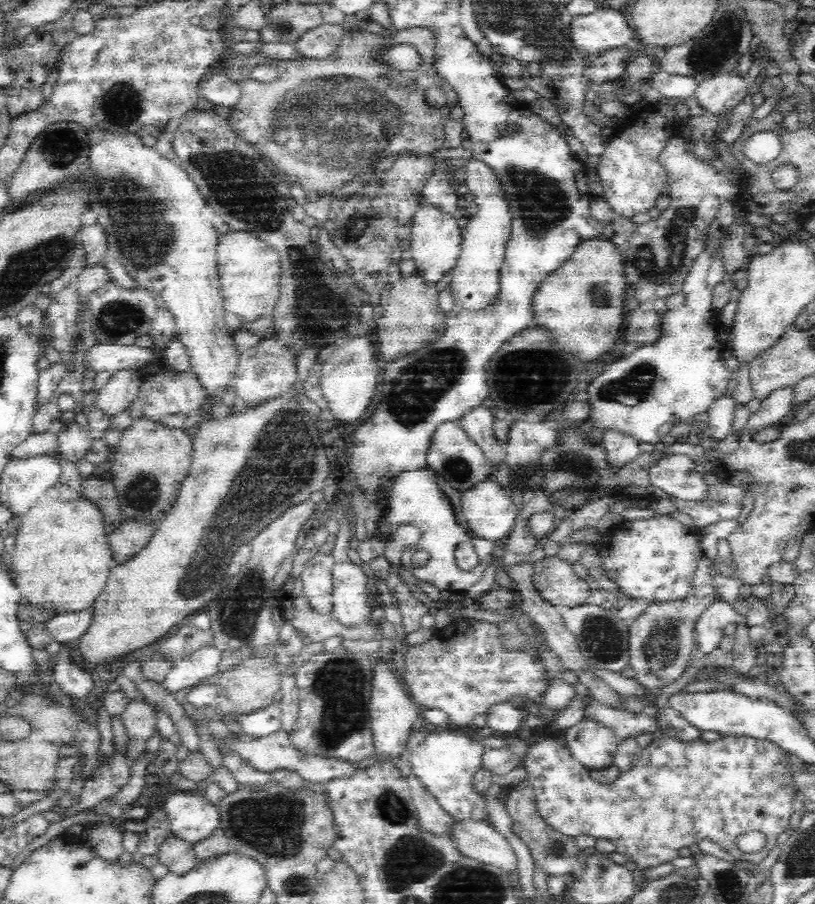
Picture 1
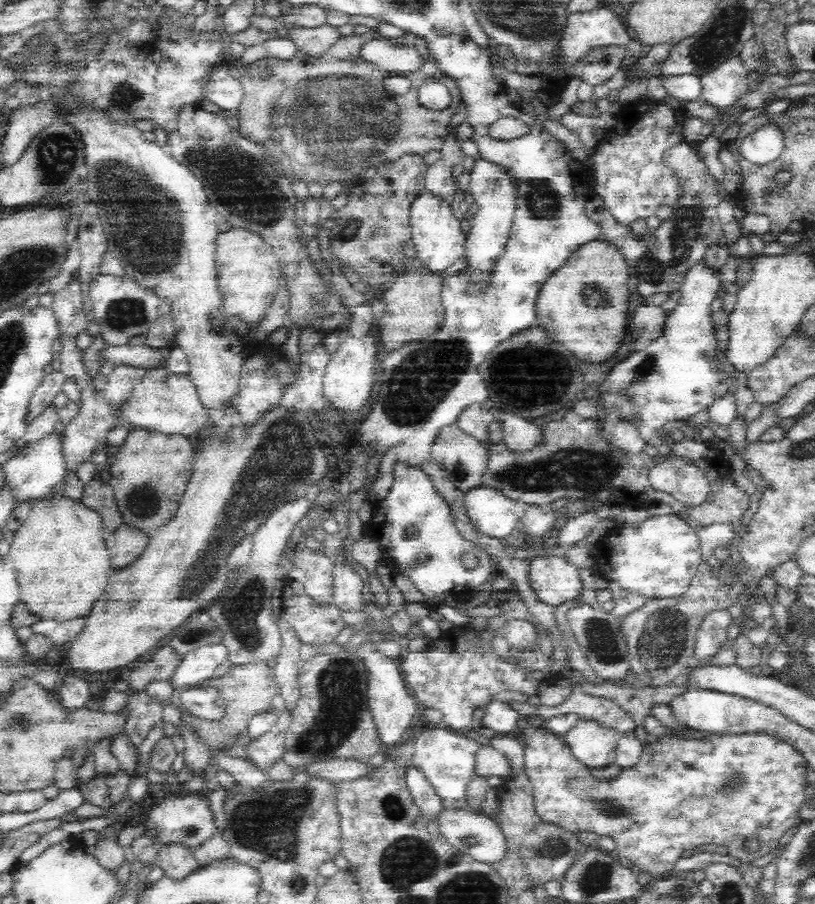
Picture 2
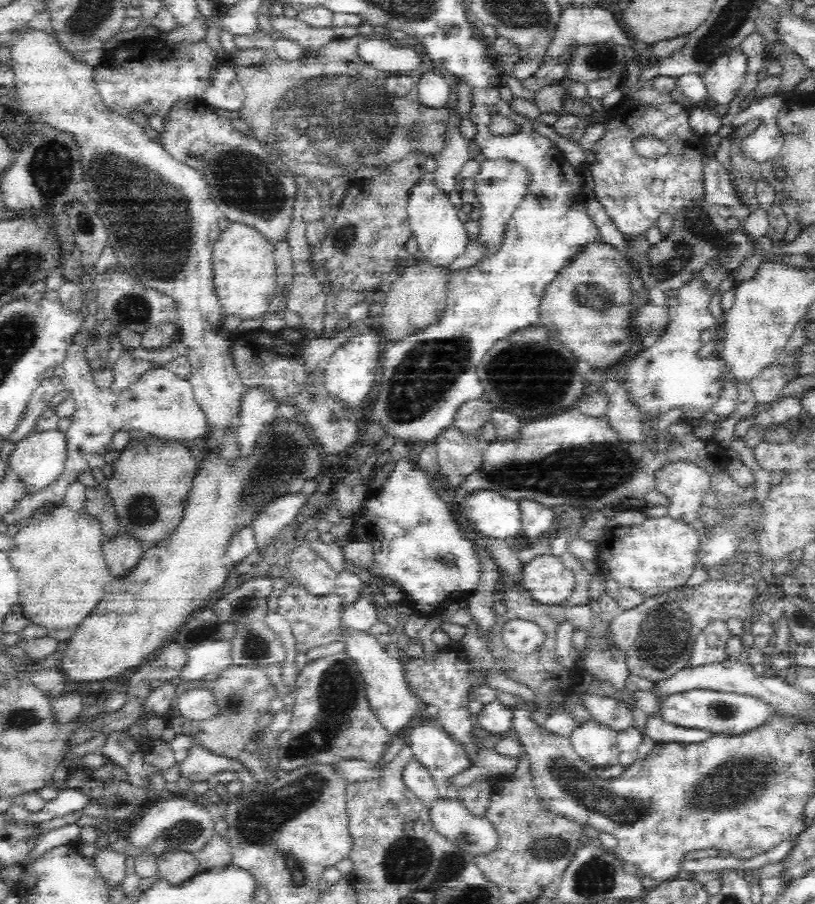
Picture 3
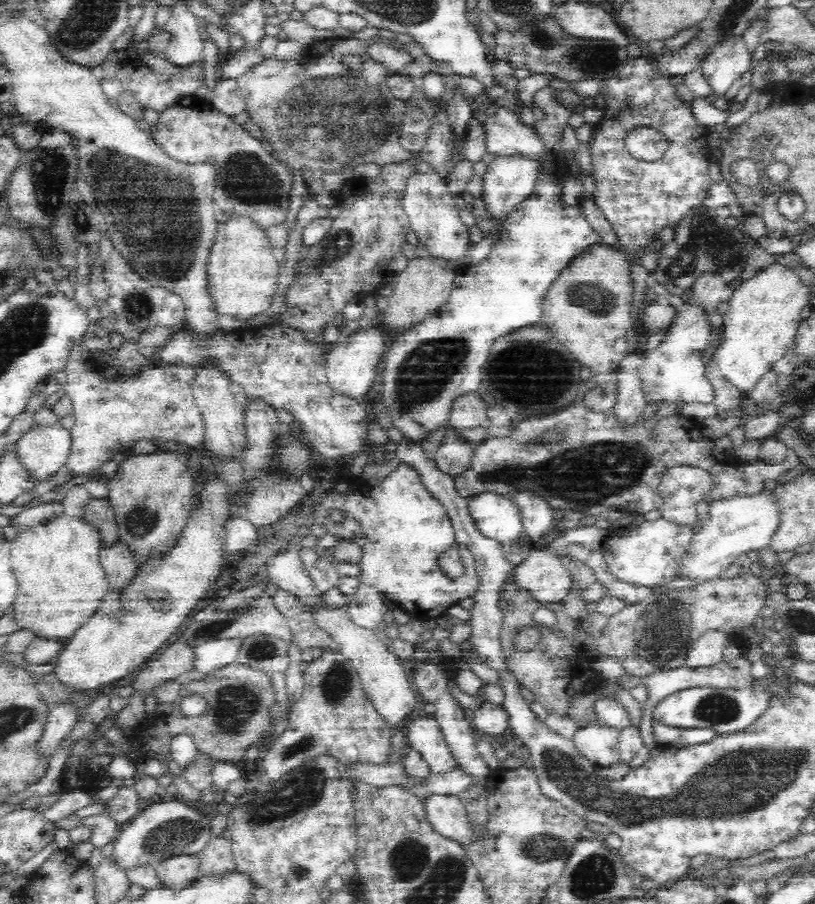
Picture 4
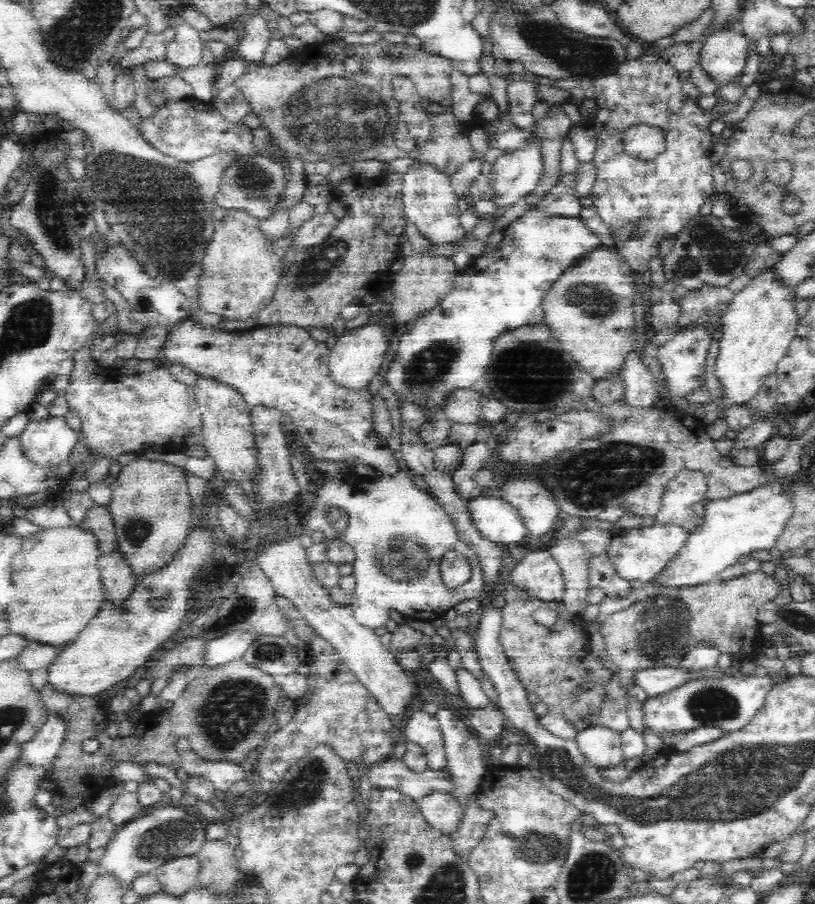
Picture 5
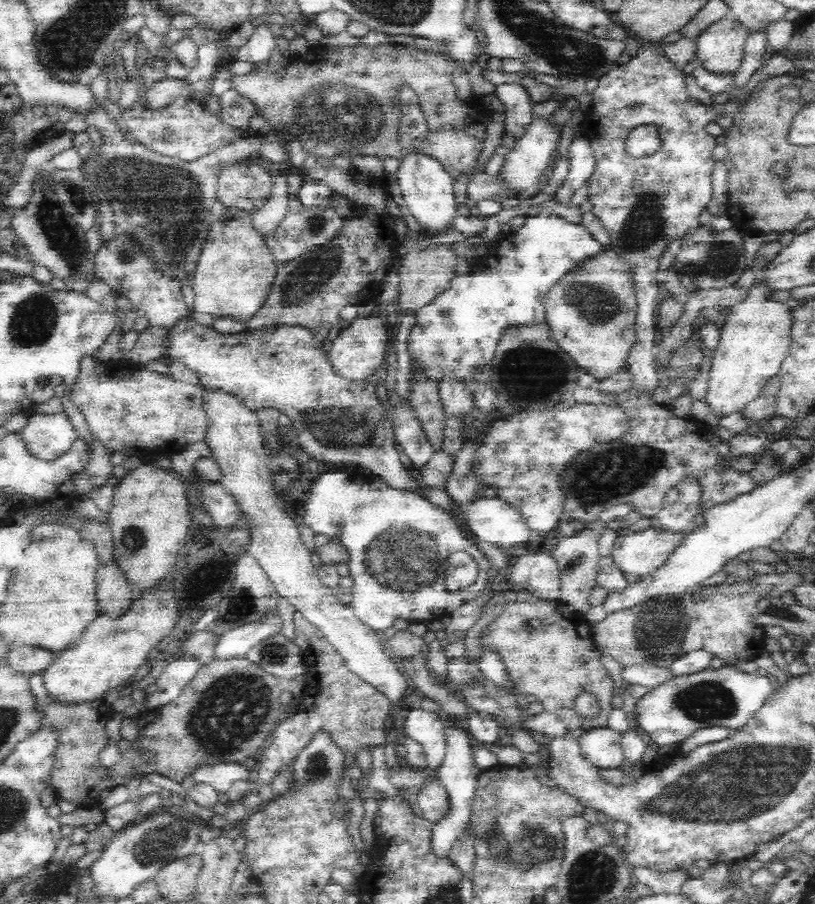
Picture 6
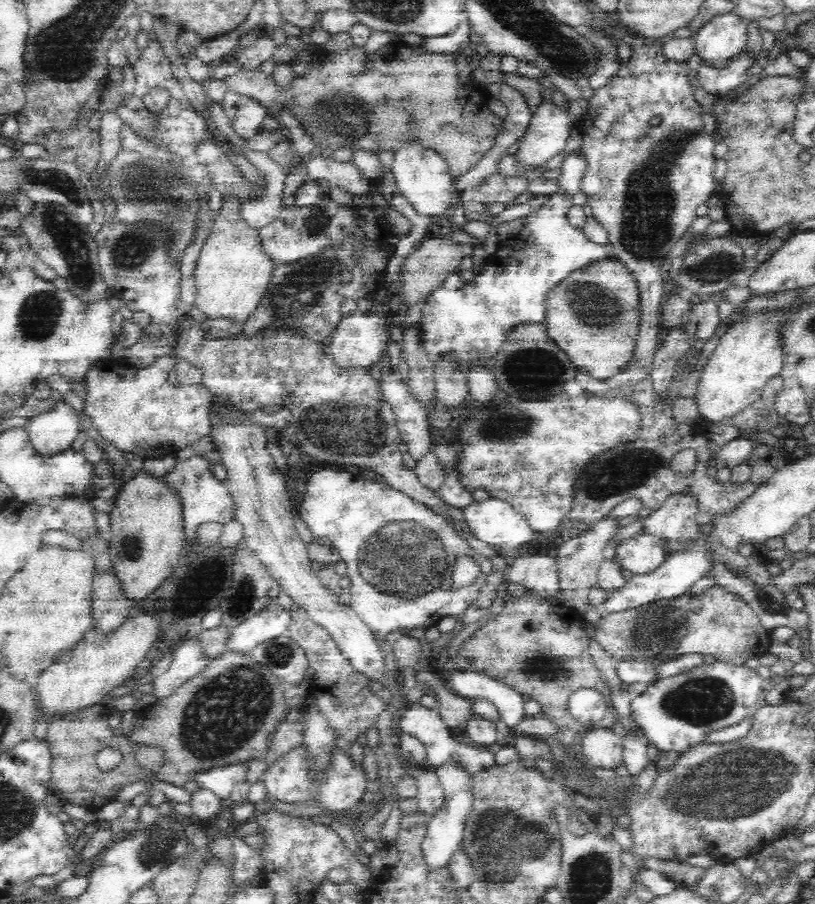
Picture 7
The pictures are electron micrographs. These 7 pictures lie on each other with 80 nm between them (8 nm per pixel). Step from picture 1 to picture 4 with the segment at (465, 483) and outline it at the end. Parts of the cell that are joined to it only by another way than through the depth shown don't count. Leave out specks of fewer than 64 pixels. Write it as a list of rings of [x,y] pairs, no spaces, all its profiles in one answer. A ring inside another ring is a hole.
[[[451,427],[448,428],[446,438],[435,452],[433,459],[443,474],[450,474],[455,478],[470,466],[472,451],[473,444],[464,442]]]

